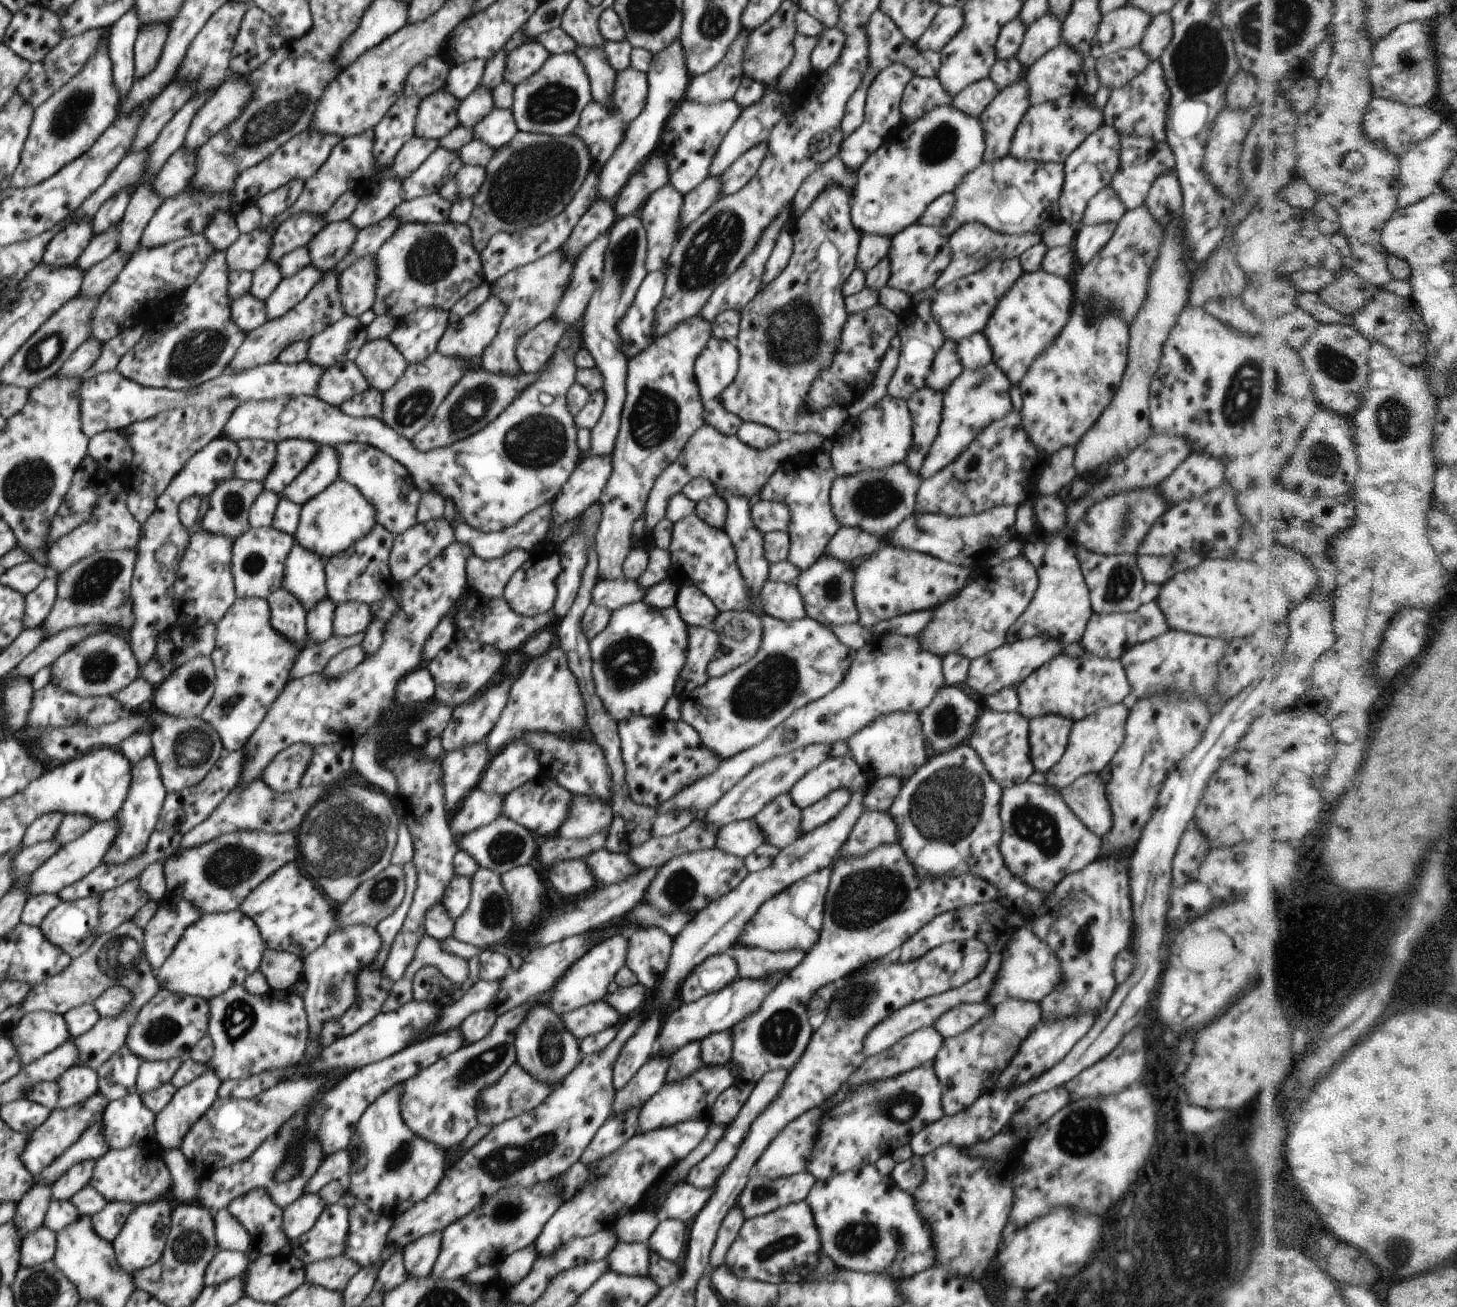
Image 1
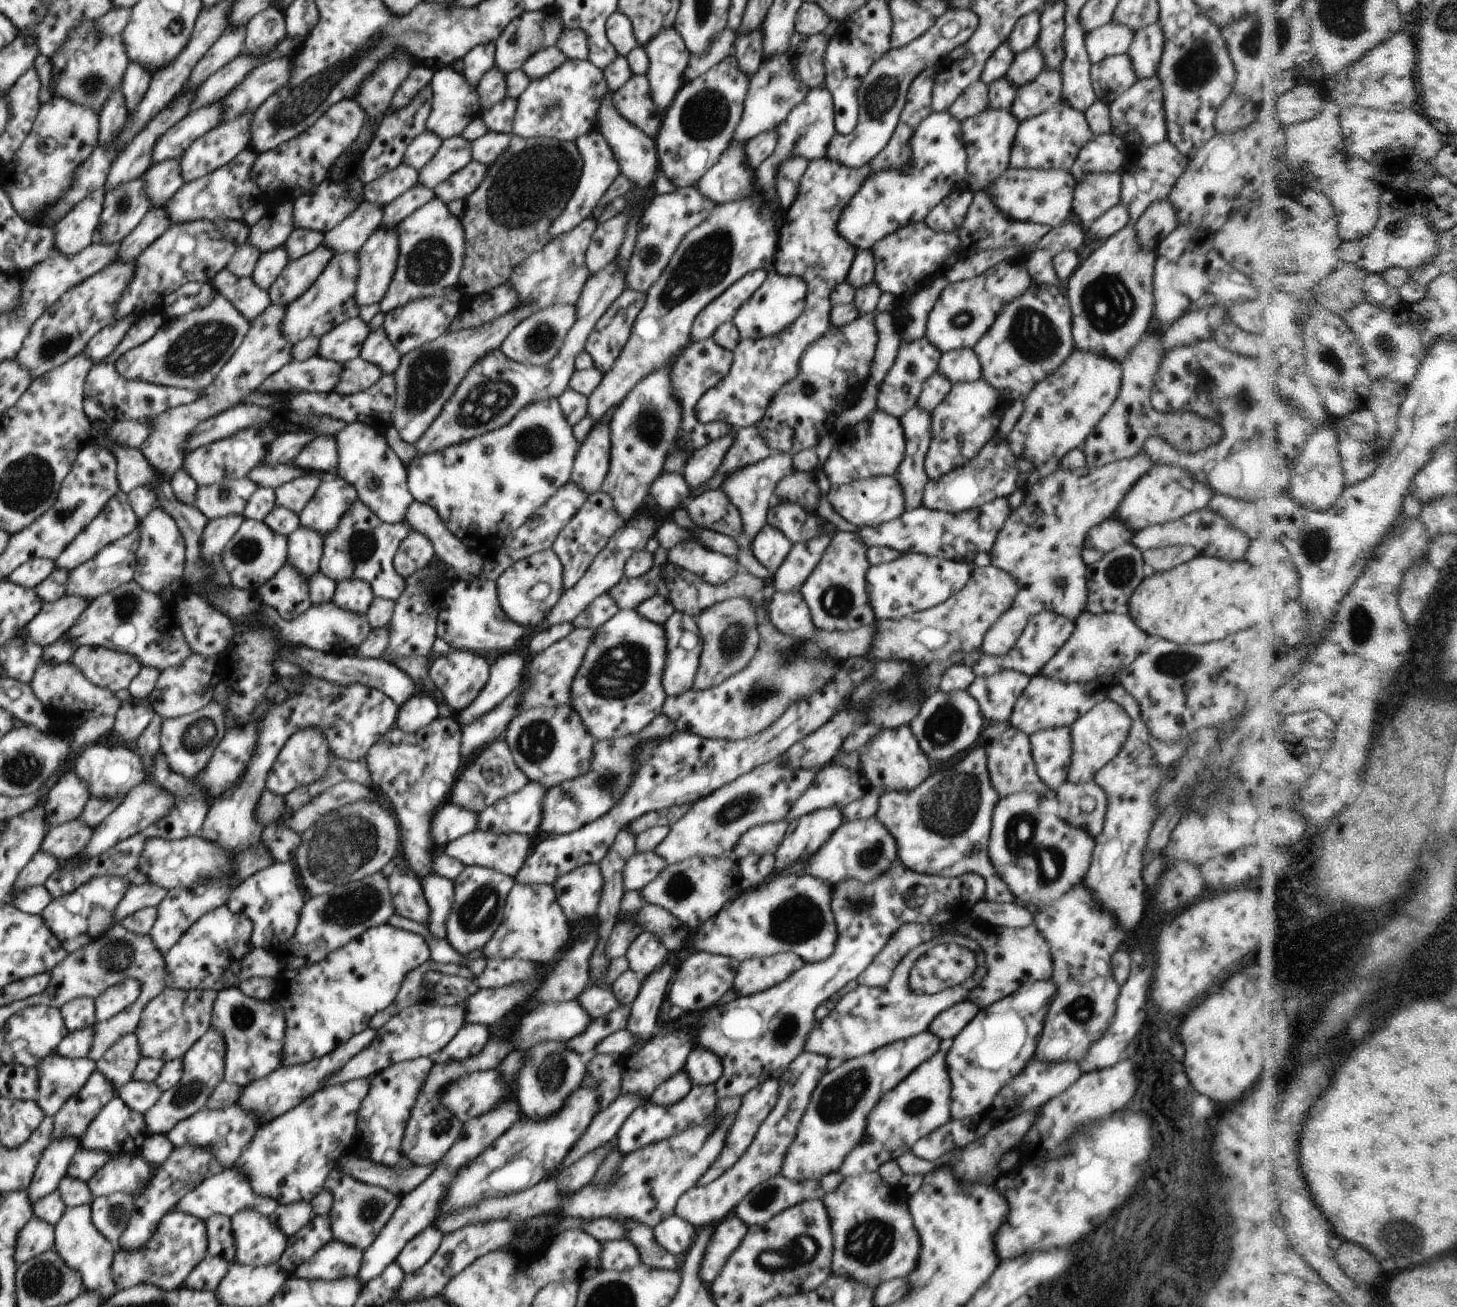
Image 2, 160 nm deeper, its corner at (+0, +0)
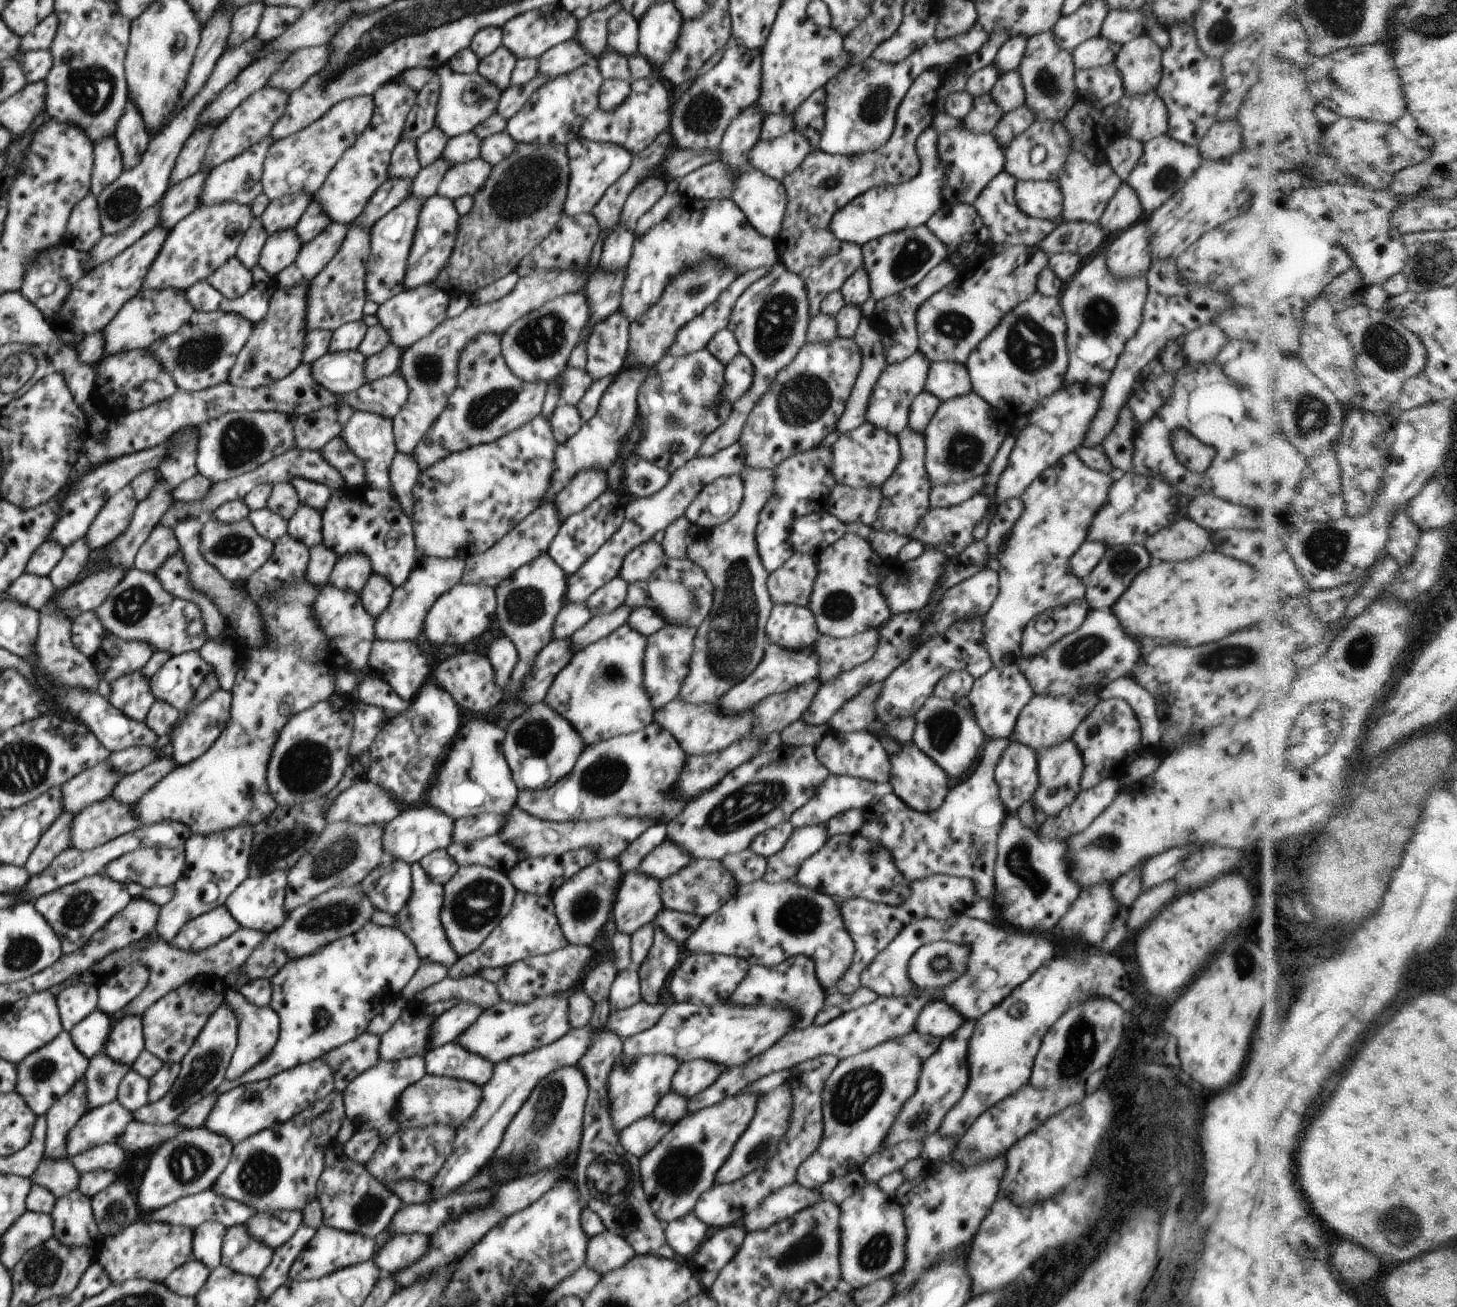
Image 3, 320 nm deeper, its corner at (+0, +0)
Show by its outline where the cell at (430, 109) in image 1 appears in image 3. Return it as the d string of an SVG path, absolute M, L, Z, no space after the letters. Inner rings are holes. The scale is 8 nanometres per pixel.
M446 64L436 69L436 76L441 87L435 125L443 130L449 138L473 131L475 126L497 112L502 92L478 71L472 74L460 74Z

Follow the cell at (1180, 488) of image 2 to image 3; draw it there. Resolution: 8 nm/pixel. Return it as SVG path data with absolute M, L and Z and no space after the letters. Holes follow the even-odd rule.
M1132 472L1120 474L1109 488L1106 502L1091 518L1086 541L1100 541L1106 547L1130 543L1144 545L1149 536L1186 517L1186 506L1188 500L1180 498L1180 494L1162 478L1142 478Z

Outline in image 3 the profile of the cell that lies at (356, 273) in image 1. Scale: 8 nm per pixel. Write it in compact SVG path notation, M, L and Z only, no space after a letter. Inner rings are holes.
M408 195L396 208L388 211L371 228L371 249L366 265L365 289L367 300L381 305L405 289L407 258L419 221L424 197Z

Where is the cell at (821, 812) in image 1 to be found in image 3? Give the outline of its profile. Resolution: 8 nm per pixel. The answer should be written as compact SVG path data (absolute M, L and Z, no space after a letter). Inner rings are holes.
M824 825L795 829L784 848L767 858L767 869L761 880L769 883L794 880L802 864L816 854L828 839Z

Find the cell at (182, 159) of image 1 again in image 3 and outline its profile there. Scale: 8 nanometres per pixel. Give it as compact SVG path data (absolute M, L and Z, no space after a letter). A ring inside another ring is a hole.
M268 85L253 92L217 126L210 146L206 151L202 167L210 167L212 170L223 162L242 154L263 138L270 136L275 123L286 112L289 94L288 91Z

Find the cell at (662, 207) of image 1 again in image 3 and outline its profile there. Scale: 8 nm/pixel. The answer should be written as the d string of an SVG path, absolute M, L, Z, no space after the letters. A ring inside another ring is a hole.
M686 199L644 236L633 242L632 256L626 266L625 285L621 292L620 310L632 324L661 298L670 281L685 269L700 265L707 257L715 257L728 270L744 274L766 267L777 260L774 241L762 236L749 222L739 206L731 199Z

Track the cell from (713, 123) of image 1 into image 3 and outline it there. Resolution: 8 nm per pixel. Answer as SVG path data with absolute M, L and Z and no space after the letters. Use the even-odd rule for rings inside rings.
M732 44L722 55L720 62L713 66L708 73L698 77L690 88L679 98L677 103L672 103L671 126L669 128L672 142L680 149L713 149L719 146L724 131L729 122L750 103L758 100L761 94L761 50L752 52L749 48Z

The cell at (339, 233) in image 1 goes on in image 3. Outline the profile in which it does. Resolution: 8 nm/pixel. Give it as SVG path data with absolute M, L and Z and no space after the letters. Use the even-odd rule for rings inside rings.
M389 178L374 191L363 213L348 228L352 225L372 228L377 220L411 194L412 185L413 180L409 178Z

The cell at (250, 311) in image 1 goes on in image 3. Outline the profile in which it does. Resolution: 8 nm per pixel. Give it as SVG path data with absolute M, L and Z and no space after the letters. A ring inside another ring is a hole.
M234 255L214 270L204 281L220 291L223 297L235 299L242 296L252 286L253 274Z

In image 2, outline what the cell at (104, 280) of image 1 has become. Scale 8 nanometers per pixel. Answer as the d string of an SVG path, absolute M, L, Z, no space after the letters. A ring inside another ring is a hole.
M165 206L152 208L136 226L136 229L120 242L114 262L128 262L128 260L136 259L142 250L157 240L171 225L168 208Z

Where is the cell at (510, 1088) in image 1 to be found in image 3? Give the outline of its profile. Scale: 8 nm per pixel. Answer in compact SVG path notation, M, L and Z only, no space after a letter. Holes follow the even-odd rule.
M426 1074L418 1084L408 1086L400 1095L395 1119L402 1130L444 1125L457 1129L478 1108L482 1090L470 1082Z

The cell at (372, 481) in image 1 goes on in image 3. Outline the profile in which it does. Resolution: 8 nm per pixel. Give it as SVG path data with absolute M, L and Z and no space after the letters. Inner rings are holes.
M354 411L350 420L344 425L341 437L346 441L347 447L361 460L365 468L366 486L377 489L392 488L389 470L394 455L397 453L393 419L366 411Z

